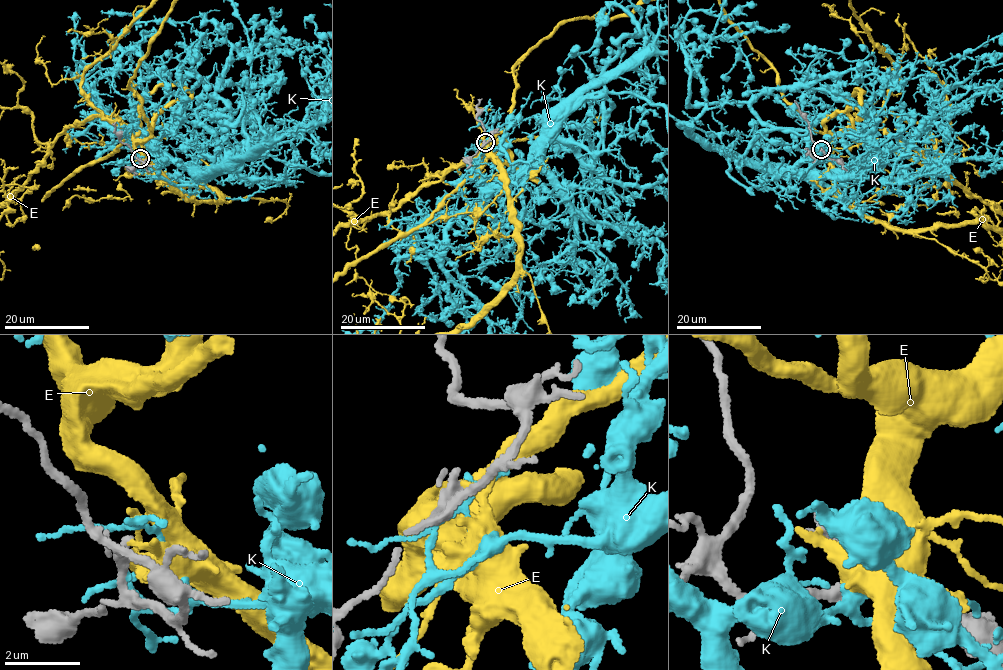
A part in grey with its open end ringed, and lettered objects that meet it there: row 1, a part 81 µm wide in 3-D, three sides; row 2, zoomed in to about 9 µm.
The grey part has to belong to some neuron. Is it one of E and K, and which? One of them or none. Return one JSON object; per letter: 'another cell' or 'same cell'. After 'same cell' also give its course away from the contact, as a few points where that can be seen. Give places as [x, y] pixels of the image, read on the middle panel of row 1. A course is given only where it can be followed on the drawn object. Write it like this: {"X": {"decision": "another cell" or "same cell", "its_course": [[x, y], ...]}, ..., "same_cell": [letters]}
{"E": {"decision": "same cell"}, "K": {"decision": "another cell"}, "same_cell": ["E"]}

